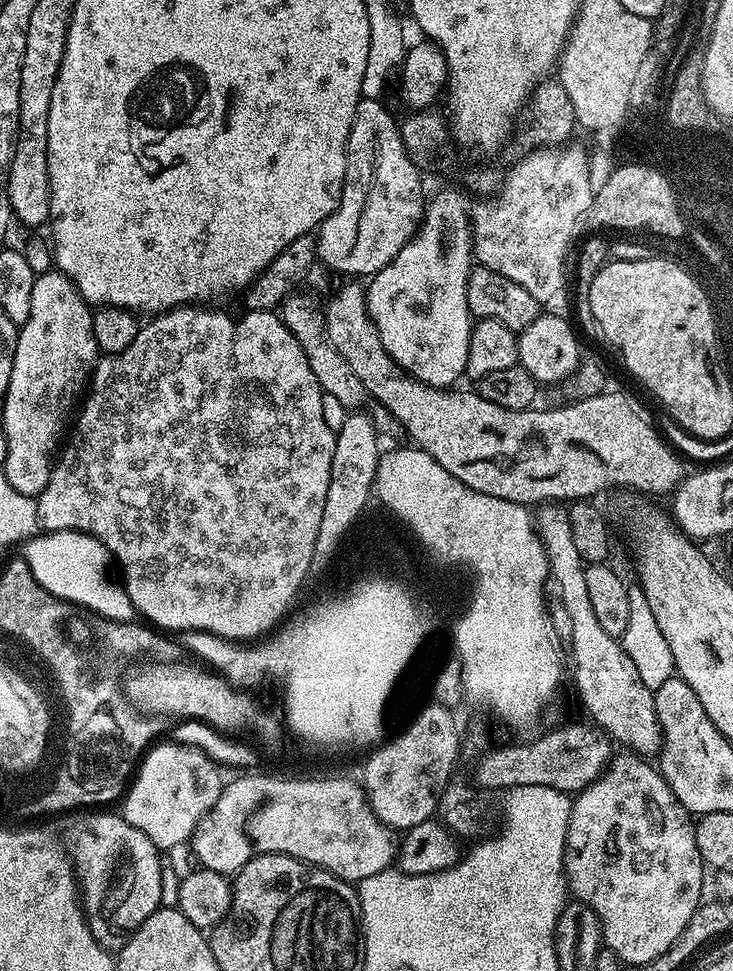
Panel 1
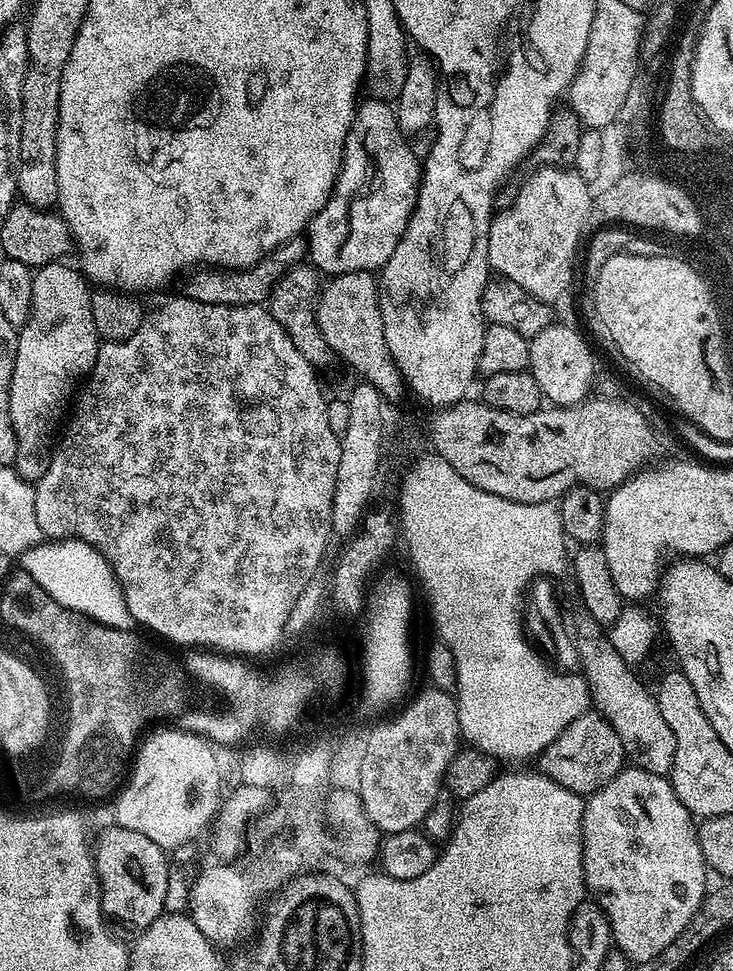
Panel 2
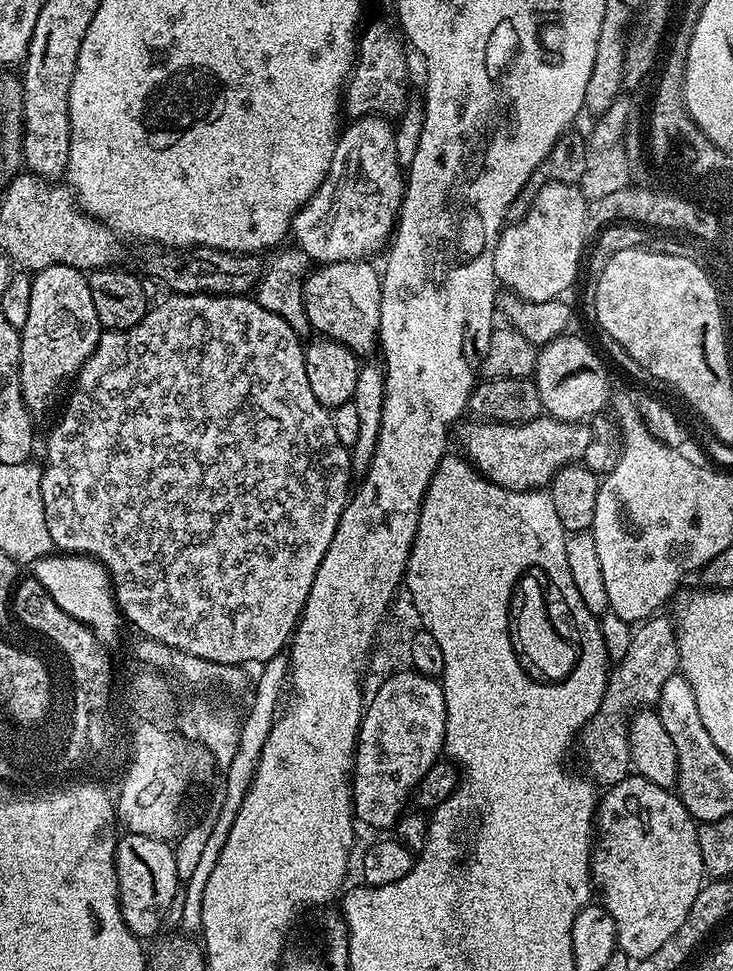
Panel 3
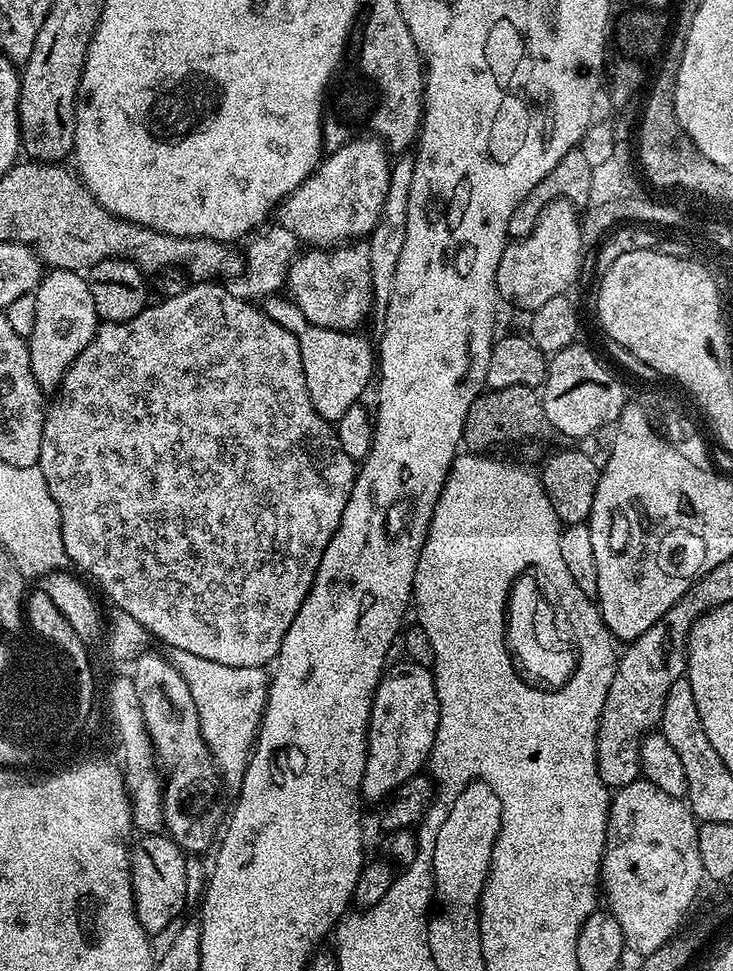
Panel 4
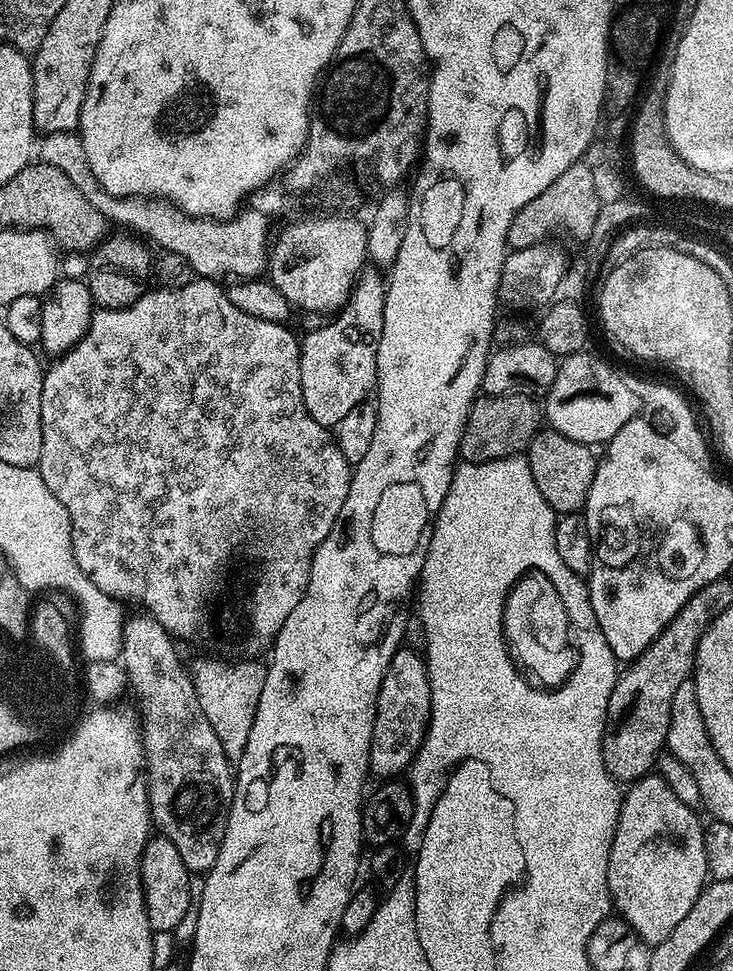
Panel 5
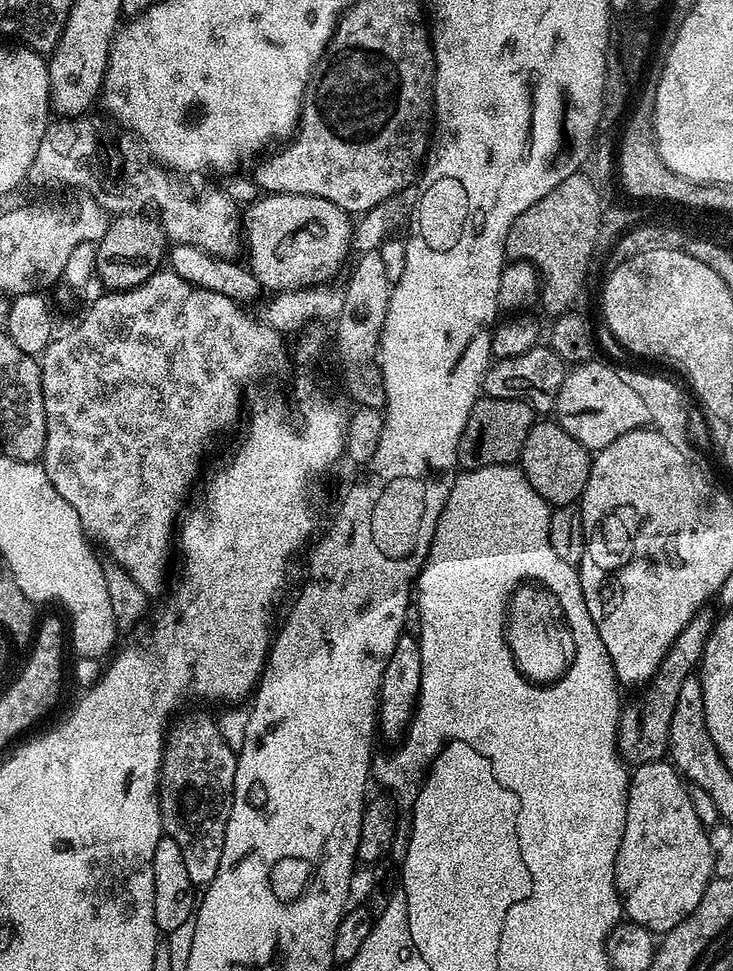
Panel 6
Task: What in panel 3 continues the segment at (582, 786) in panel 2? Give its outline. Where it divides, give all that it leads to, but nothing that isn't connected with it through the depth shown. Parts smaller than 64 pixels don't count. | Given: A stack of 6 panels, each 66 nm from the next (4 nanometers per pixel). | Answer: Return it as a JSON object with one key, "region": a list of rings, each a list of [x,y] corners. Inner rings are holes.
{"region":[[[664,614],[653,615],[643,621],[636,630],[632,636],[632,645],[625,650],[620,665],[617,668],[615,665],[608,673],[608,685],[600,708],[592,715],[578,737],[580,756],[588,767],[587,775],[593,785],[604,790],[622,782],[633,771],[628,737],[630,717],[655,705],[656,699],[662,694],[662,685],[671,676],[677,675],[680,666],[676,625],[669,617],[667,620]]]}

